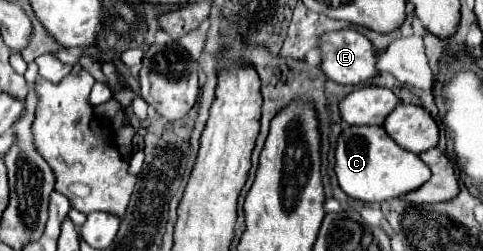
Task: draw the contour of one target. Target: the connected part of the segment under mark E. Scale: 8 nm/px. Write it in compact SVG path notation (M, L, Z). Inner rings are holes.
M353 28L327 32L319 38L321 70L337 84L361 84L377 74L371 42Z

